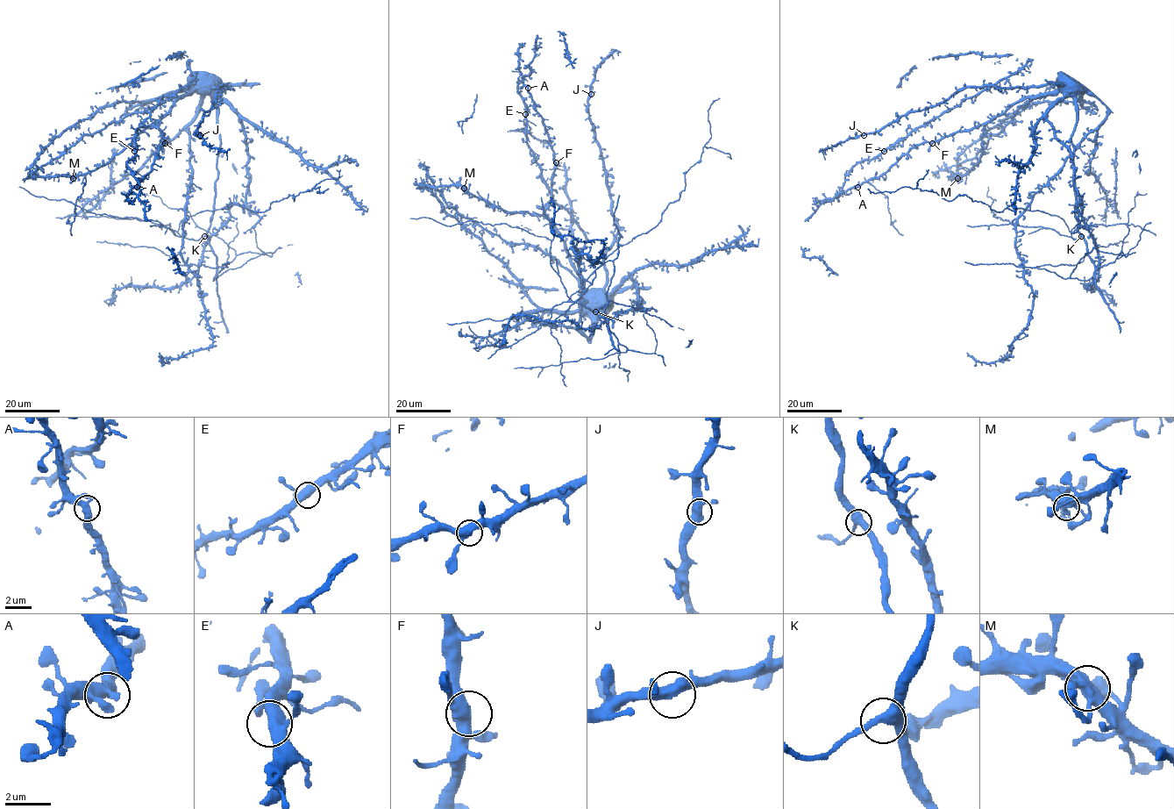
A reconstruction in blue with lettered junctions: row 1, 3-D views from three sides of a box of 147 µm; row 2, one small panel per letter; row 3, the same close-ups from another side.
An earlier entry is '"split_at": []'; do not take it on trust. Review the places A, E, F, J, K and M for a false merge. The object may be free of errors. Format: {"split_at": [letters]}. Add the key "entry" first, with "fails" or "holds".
{"entry": "holds", "split_at": []}

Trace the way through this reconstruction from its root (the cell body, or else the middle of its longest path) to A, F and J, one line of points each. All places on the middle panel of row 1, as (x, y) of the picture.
A: (590, 292), (572, 262), (565, 241), (544, 213), (551, 198), (554, 153), (528, 88)
F: (590, 292), (586, 291), (572, 262), (565, 241), (544, 213), (551, 198), (556, 162)
J: (590, 292), (587, 291), (602, 289), (605, 283), (604, 253), (617, 232), (603, 160), (588, 114), (591, 94)

